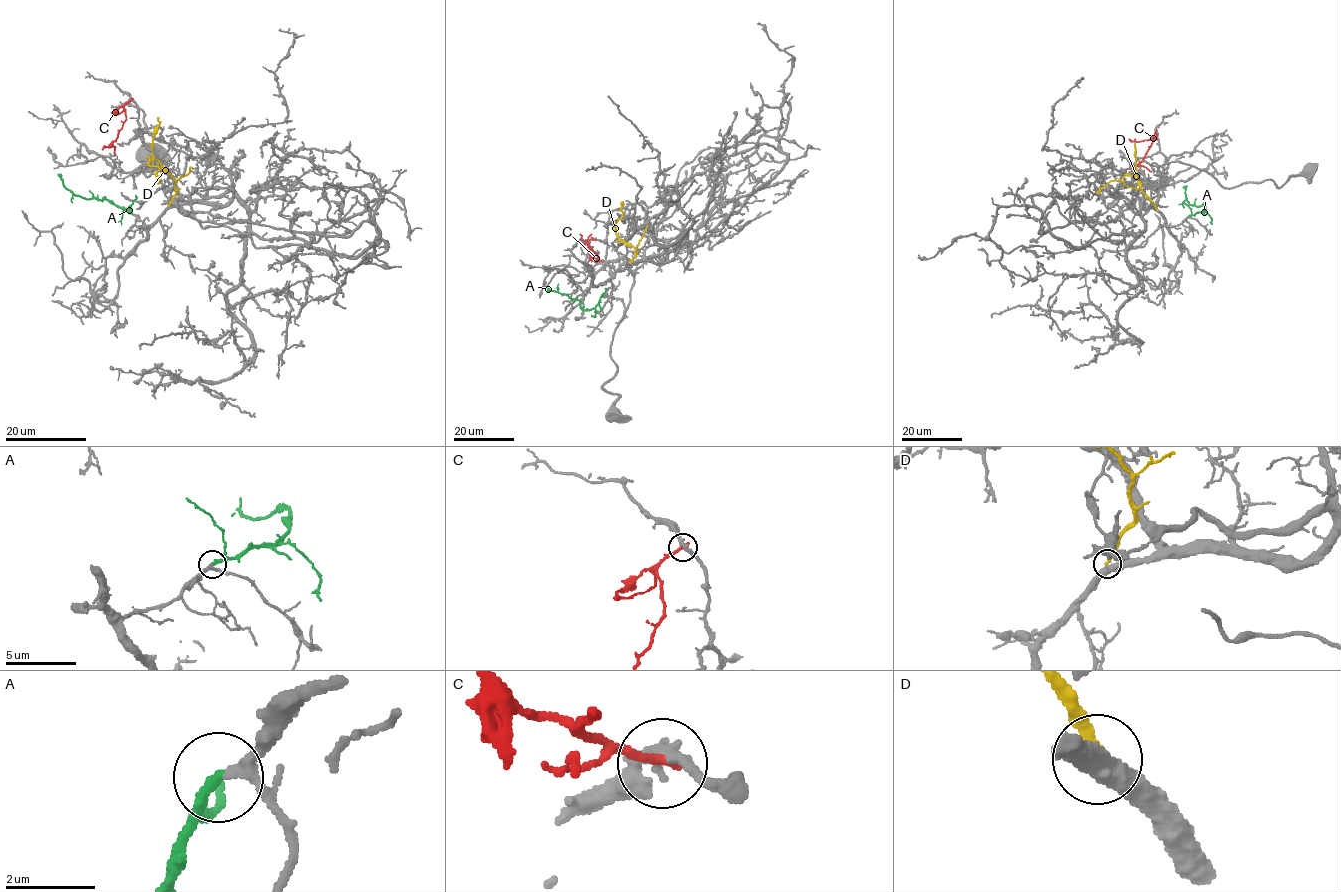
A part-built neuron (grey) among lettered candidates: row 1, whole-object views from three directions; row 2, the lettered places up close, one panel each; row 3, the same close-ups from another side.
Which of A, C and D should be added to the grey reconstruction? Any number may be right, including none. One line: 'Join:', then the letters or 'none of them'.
Join: A

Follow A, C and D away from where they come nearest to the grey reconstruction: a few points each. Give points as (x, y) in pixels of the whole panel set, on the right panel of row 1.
A: (1188, 216), (1202, 212), (1205, 205), (1188, 202), (1187, 186)
C: (1156, 130), (1151, 145), (1139, 163), (1150, 171)
D: (1157, 210), (1136, 177), (1128, 173), (1109, 182), (1096, 193)

